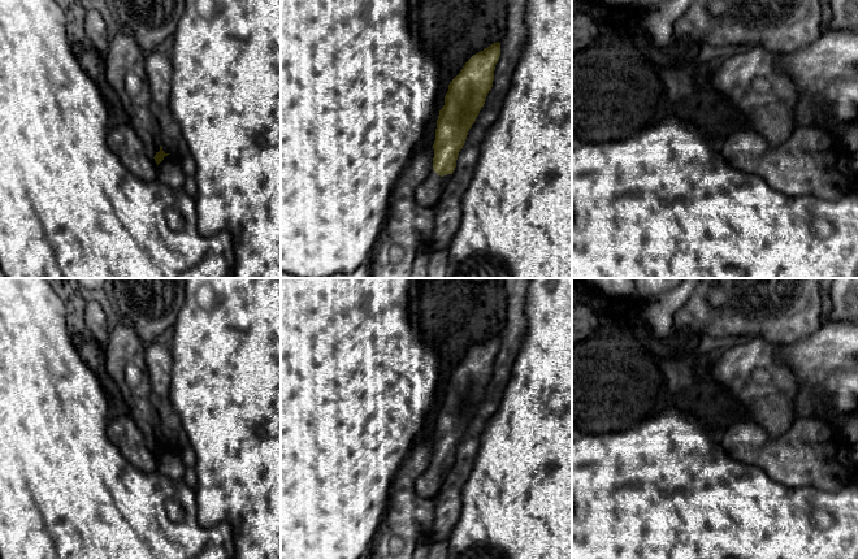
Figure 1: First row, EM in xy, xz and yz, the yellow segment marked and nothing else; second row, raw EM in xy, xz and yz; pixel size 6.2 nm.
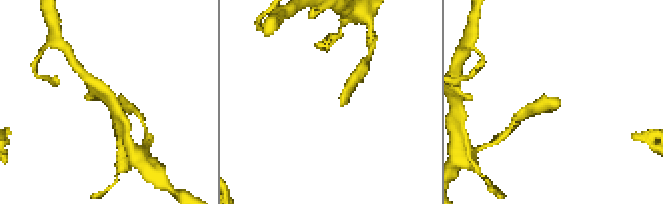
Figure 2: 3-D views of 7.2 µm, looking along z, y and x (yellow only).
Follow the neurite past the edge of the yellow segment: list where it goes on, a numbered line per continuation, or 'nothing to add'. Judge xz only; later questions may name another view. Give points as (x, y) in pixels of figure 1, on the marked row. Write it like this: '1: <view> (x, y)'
1: xz (429, 191)

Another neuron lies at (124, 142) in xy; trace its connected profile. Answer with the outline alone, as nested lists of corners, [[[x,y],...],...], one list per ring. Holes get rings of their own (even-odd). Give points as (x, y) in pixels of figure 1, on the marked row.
[[[131,125],[116,126],[108,131],[108,147],[120,159],[129,173],[143,182],[157,179],[157,164],[151,157],[131,127]]]

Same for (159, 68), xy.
[[[152,51],[146,55],[146,73],[150,87],[150,110],[159,124],[160,146],[176,159],[190,155],[190,148],[182,136],[181,127],[170,110],[173,65],[170,55]]]

